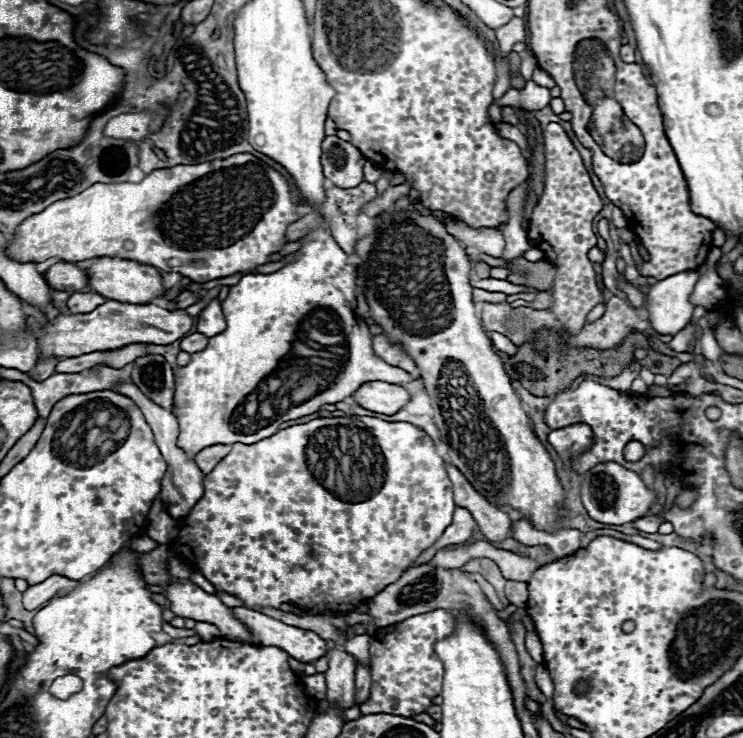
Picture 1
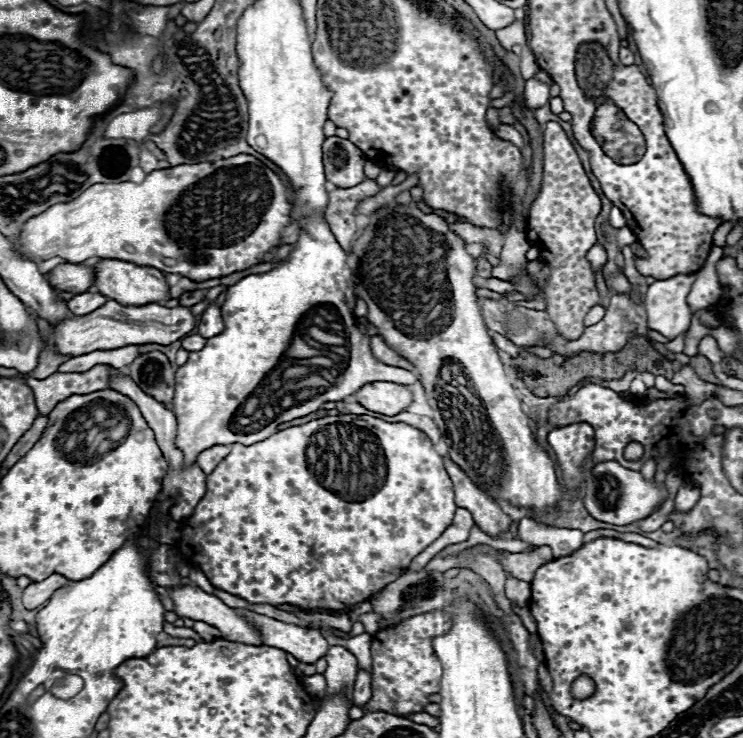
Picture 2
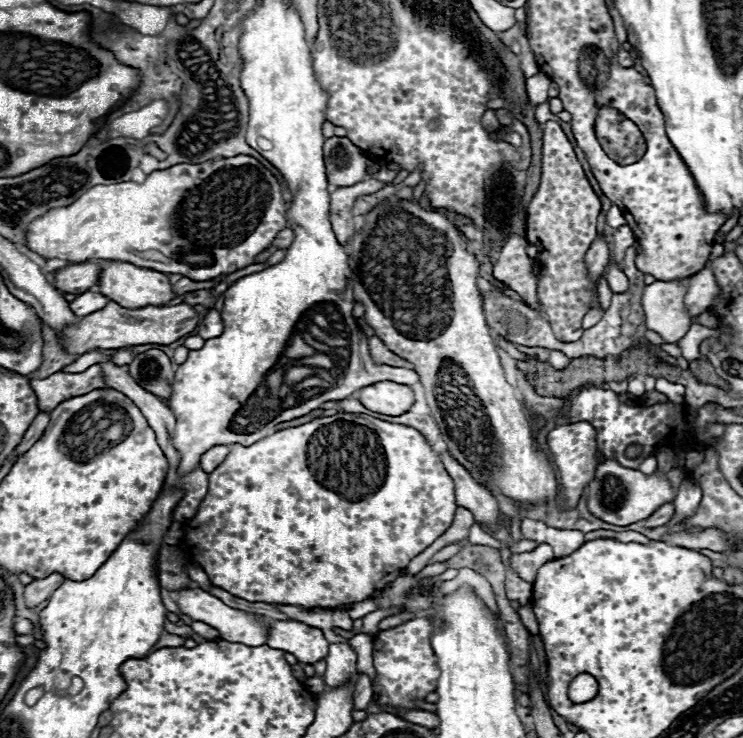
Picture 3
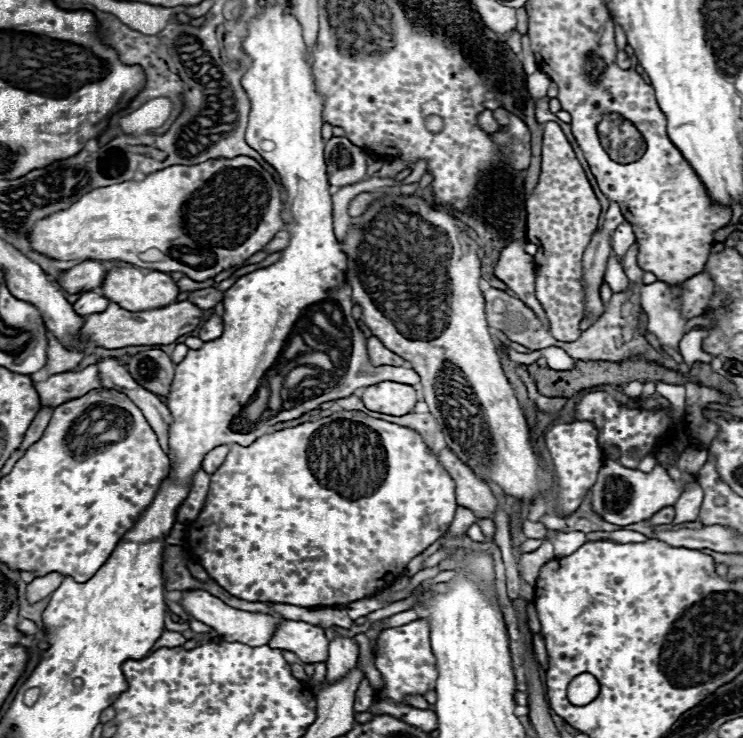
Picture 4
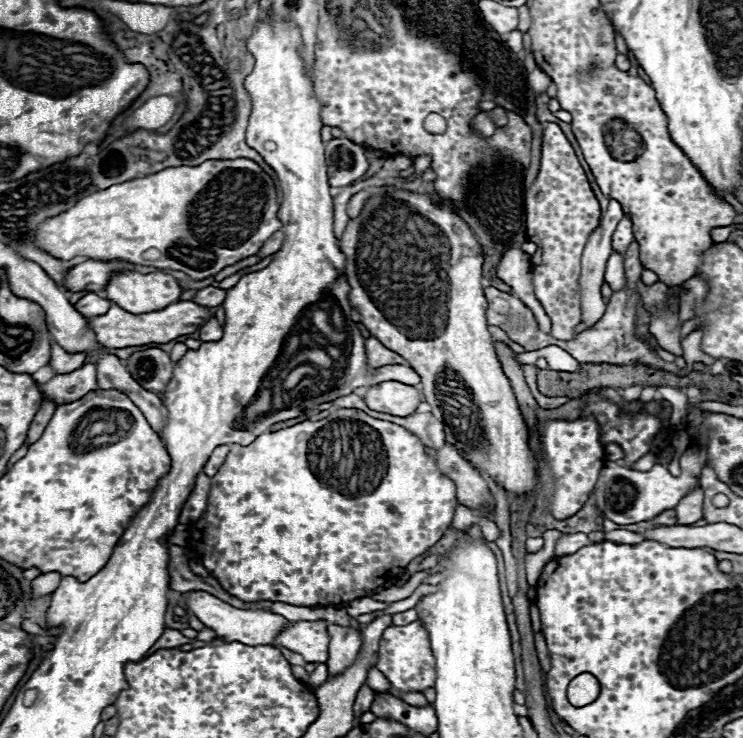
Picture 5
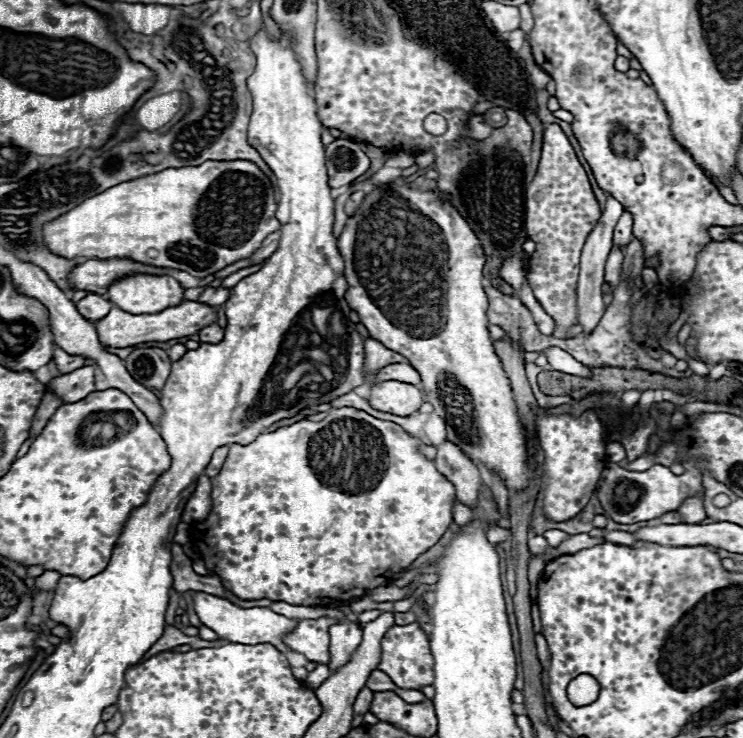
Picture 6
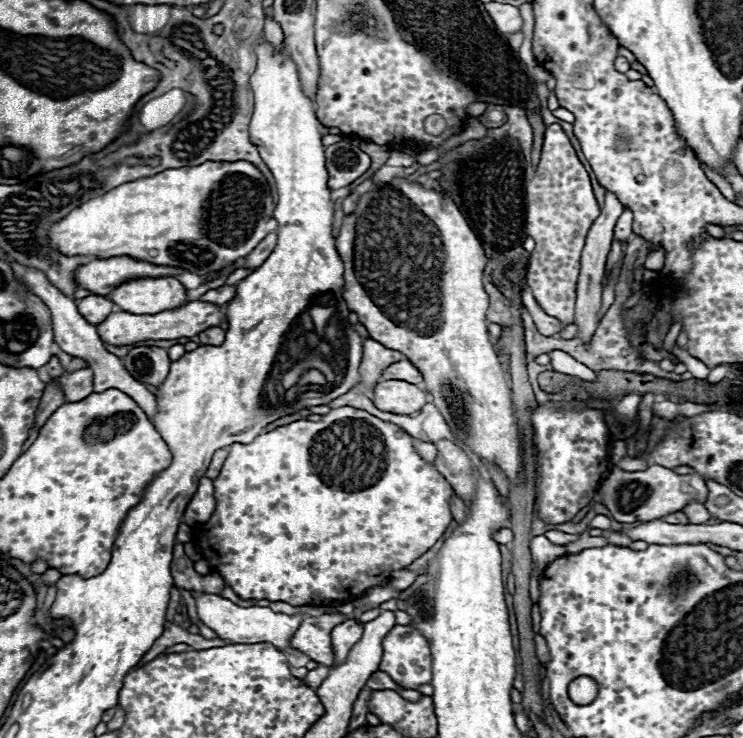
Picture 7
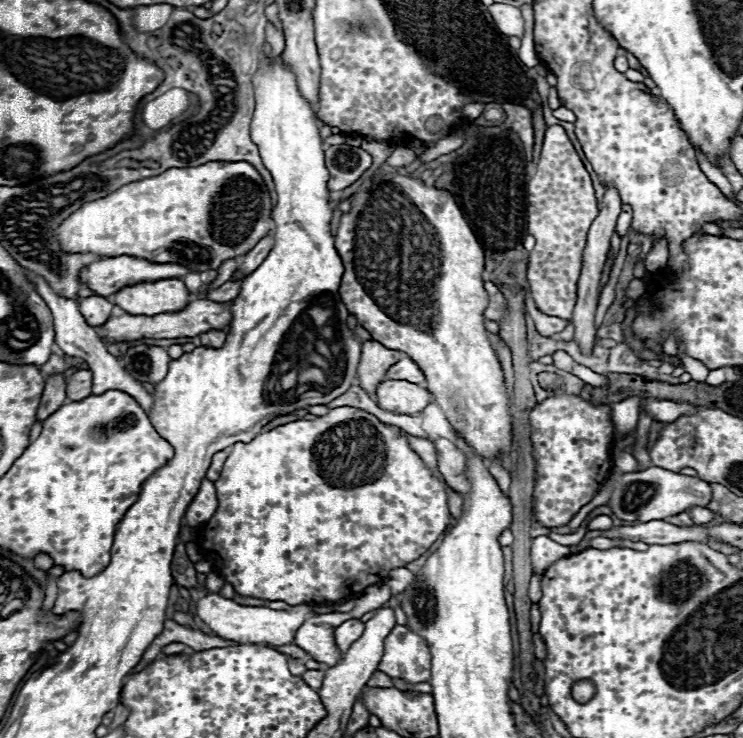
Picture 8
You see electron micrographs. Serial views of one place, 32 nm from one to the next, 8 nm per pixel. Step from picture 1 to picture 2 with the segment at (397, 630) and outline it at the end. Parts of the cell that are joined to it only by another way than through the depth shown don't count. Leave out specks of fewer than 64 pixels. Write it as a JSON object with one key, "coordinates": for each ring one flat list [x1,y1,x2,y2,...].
{"coordinates":[[434,610,426,614,412,616,402,620,396,626,388,626,378,630,372,638,372,698,364,712,388,712,398,716,408,716,414,712,422,712,426,704,430,704,428,696,440,692,442,666,434,654,432,640,444,636,450,630,448,614]]}

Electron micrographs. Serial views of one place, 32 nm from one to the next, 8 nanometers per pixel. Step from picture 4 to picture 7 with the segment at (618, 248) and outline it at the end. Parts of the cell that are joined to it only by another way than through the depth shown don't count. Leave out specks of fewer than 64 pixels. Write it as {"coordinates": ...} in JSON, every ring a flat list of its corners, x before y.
{"coordinates":[[626,208,624,214,618,218,618,224,616,224,616,230,614,230,614,238,618,242,626,242,632,234,632,212]]}

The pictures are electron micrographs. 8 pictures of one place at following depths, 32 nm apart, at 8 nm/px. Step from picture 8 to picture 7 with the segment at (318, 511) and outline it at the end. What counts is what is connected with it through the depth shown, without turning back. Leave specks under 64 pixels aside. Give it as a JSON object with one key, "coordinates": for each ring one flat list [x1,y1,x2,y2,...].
{"coordinates":[[350,406,330,410,320,422,298,420,288,426,280,426,272,432,260,434,250,444,232,444,218,478,212,482,216,508,204,524,192,530,192,542,210,562,210,570,216,570,224,578,224,584,230,586,242,600,270,600,270,602,288,602,292,606,316,606,322,604,324,600,348,600,354,596,362,596,368,588,378,586,382,578,388,578,390,572,406,568,428,548,432,548,452,522,450,498,454,490,446,482,446,478,416,452,414,438,408,436,400,426,392,422,382,422,372,414]]}

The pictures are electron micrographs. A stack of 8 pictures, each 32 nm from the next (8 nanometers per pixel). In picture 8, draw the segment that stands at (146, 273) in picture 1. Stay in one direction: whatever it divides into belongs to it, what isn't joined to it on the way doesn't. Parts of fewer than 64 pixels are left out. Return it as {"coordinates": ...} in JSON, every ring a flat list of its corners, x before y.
{"coordinates":[[178,278,154,280,154,282,140,282,132,286,124,286,114,294,116,304,124,312,140,312,140,316,156,316,156,312,172,312,172,308,184,308,188,304,188,288]]}

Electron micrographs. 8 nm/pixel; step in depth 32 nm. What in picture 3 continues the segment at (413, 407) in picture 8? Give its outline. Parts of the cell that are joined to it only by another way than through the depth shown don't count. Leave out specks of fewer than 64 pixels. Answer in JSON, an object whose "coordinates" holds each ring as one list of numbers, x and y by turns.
{"coordinates":[[376,382,358,392,358,400,372,412,400,416,414,404,414,394,408,386,396,382]]}

